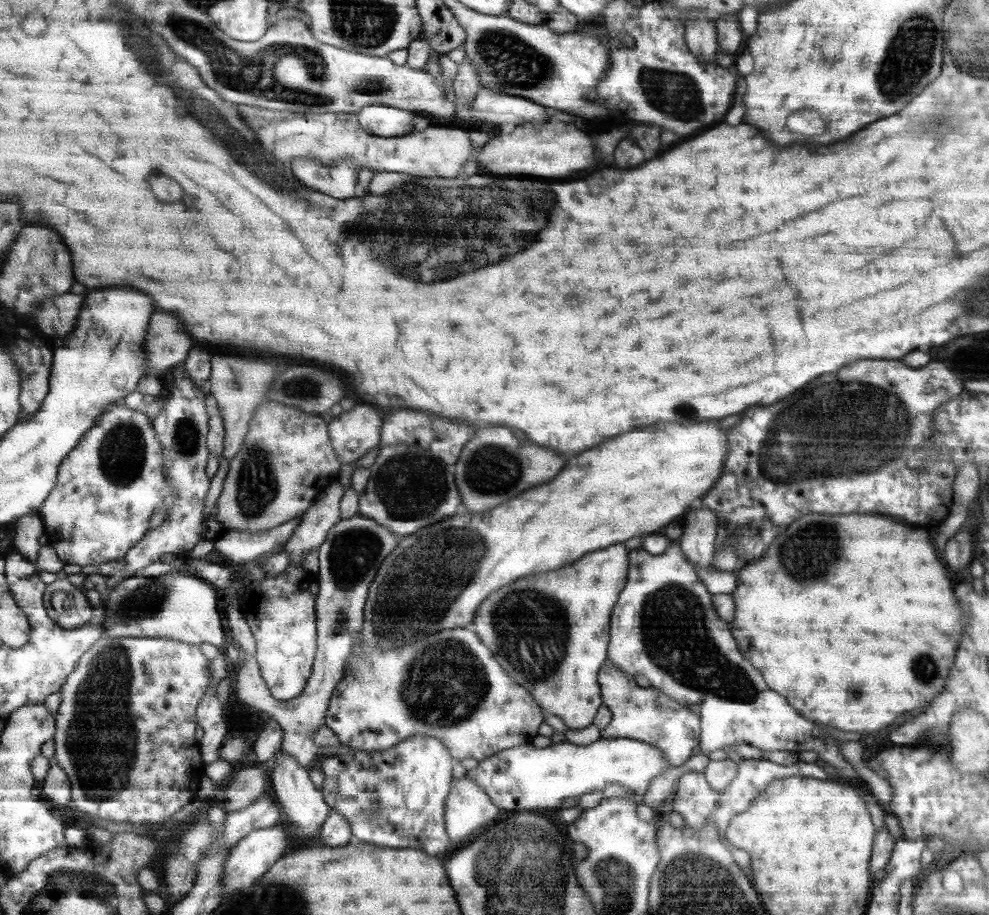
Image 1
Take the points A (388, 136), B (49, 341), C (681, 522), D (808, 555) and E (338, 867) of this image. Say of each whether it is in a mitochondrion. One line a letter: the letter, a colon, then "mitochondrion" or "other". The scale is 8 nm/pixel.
A: other
B: other
C: other
D: mitochondrion
E: other

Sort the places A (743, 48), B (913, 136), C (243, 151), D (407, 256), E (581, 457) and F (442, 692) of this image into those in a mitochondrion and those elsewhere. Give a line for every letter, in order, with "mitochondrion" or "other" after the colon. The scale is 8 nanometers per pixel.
A: other
B: mitochondrion
C: mitochondrion
D: mitochondrion
E: other
F: mitochondrion

